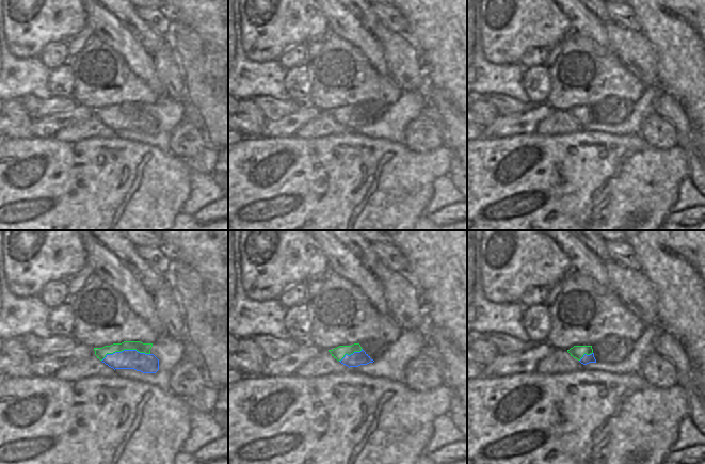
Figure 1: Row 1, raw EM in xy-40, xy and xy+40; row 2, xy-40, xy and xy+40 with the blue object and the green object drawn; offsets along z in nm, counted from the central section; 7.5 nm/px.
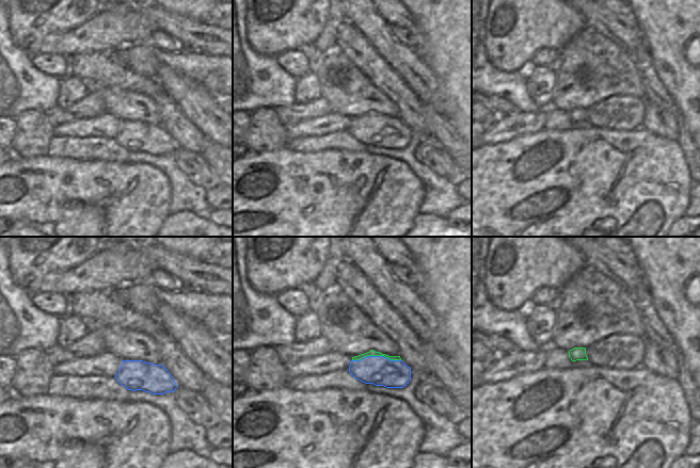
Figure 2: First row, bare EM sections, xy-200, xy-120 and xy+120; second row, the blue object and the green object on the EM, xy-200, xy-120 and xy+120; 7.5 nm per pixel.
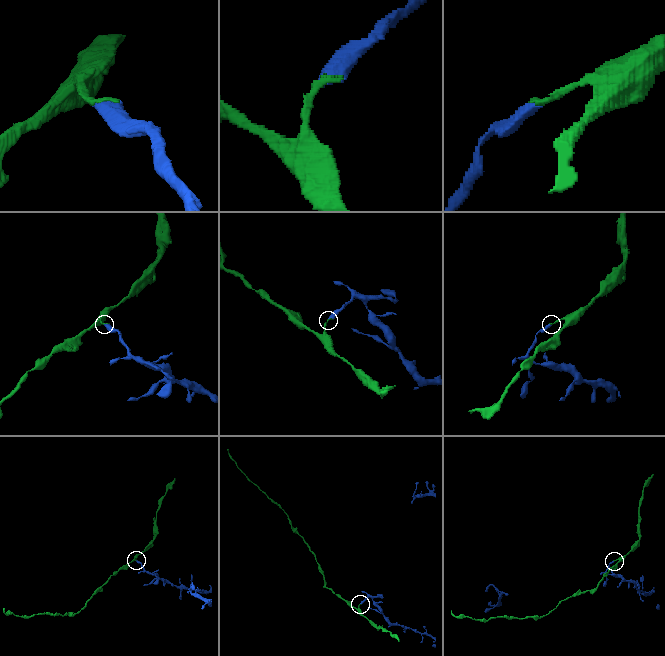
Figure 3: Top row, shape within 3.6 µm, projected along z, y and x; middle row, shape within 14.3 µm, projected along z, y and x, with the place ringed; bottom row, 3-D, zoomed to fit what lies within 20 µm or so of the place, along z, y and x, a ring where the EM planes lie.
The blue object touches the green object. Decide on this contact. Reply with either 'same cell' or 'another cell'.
another cell

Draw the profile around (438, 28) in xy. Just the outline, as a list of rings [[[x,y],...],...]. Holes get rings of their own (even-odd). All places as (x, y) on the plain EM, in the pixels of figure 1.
[[[391,0],[408,22],[406,35],[421,54],[430,82],[444,90],[467,117],[467,0]]]

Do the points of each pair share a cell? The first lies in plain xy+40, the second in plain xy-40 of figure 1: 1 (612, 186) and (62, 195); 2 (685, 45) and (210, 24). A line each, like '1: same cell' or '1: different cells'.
1: same cell
2: same cell

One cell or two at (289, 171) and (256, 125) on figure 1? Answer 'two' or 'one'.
two

